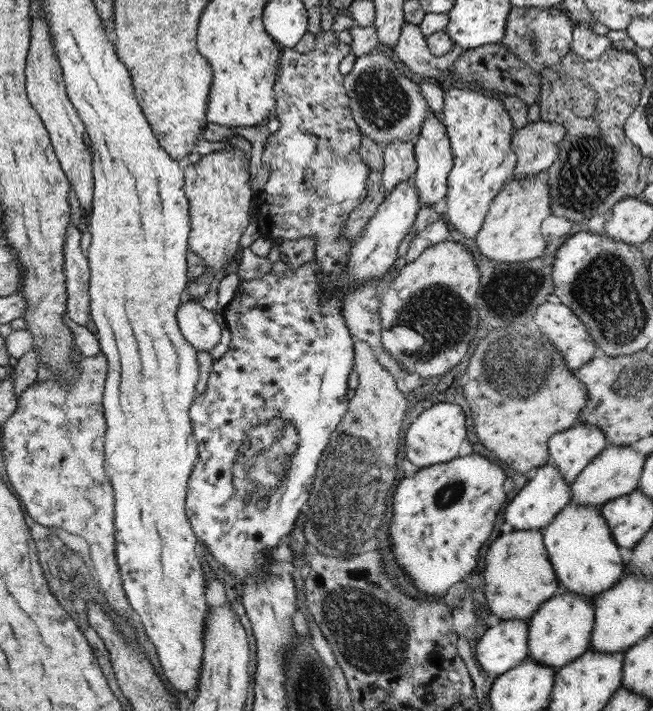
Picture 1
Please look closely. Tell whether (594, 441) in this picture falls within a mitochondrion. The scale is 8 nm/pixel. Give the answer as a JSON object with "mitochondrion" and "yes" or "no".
{"mitochondrion":"no"}

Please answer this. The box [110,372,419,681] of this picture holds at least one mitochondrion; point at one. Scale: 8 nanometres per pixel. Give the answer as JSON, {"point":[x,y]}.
{"point":[343,512]}

